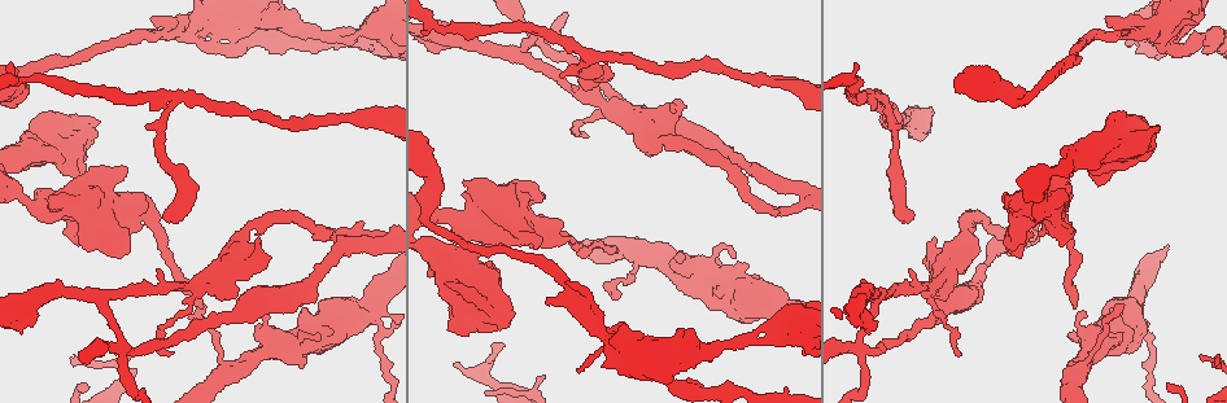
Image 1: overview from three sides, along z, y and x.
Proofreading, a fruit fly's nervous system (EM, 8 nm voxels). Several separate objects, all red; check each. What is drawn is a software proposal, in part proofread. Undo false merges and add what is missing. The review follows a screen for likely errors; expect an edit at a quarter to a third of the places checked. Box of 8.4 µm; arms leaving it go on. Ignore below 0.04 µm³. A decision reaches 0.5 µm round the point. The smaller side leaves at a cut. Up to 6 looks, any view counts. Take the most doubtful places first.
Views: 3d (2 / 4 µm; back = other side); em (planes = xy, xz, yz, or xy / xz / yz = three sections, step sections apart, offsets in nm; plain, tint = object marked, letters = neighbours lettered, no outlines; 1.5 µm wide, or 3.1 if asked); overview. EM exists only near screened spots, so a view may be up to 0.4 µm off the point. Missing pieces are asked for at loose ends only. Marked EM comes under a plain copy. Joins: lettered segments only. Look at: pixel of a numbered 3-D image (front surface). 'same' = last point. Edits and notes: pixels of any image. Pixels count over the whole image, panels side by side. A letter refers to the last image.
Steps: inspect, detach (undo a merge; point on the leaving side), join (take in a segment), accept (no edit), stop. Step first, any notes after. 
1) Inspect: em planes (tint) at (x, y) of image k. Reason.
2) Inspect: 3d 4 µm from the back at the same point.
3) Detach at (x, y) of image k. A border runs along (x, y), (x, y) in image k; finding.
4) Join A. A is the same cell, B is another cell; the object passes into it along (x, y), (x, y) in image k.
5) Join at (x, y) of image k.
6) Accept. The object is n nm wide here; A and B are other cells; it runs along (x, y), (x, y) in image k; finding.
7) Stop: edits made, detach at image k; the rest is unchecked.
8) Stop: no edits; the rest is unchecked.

Inspect: em planes (letters) at (1158, 51) of image 1. An open end.

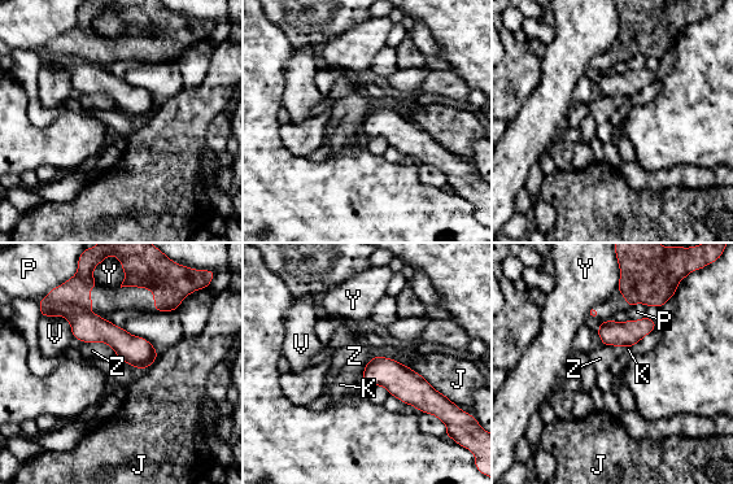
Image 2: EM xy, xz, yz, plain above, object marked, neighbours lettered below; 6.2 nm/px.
Detach at (74, 293) of image 2. J, K, P, V, Y and Z are other cells; a border runs along (62, 309), (90, 312) in image 2; two cells meet here.

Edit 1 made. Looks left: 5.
Inspect: 3d 2 µm from the back at (47, 207) of image 1. An open end.

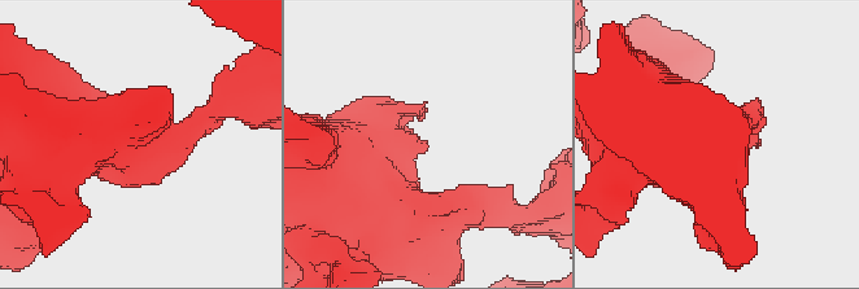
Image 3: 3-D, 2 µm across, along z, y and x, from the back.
Inspect: em planes (letters) at (760, 144) of image 3.

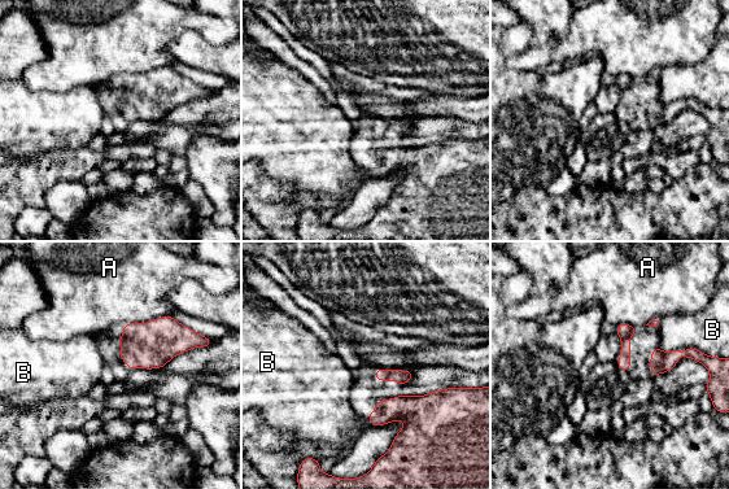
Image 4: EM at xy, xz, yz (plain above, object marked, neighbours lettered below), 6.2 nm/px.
Accept. A and B are other cells; a border runs along (659, 346), (666, 352), (677, 349) in image 4; none of them fits.

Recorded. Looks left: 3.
Inspect: 3d 4 µm at (882, 94) of image 1. Two arms in line, one across.

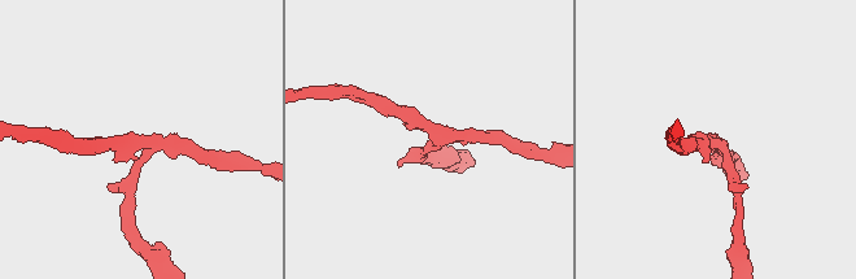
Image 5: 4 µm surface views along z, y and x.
Inspect: em xz step 8 (tint) at (154, 143) of image 5. 3 arms meet here; the arms are 160, 180, 200 nm wide; shape alone is not enough.

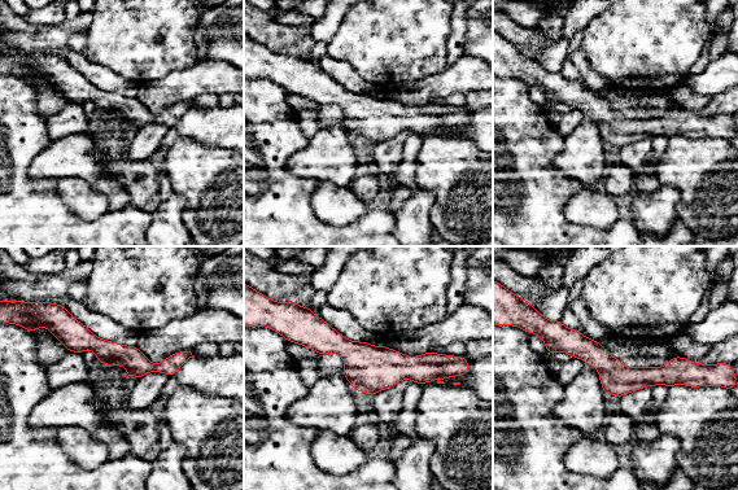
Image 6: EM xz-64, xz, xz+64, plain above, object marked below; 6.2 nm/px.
Inspect: em planes (letters) at the same point.

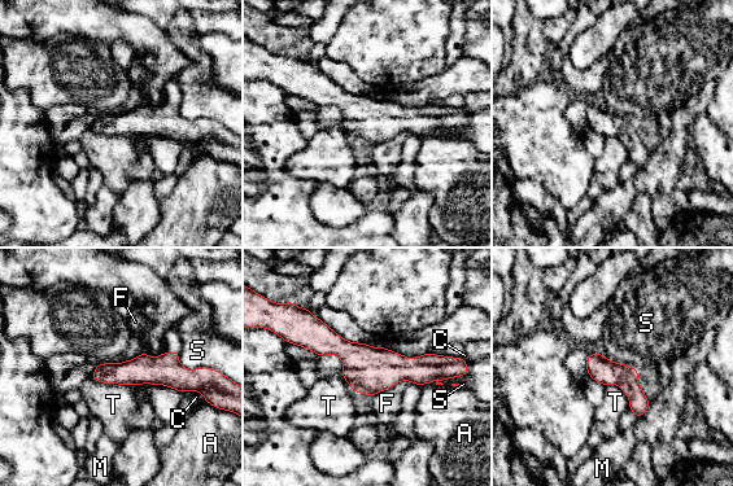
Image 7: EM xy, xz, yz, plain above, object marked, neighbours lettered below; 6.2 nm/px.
Accept. A, C, F, M, S and T are other cells; it runs along (308, 345), (458, 366) in image 7; one cell here.

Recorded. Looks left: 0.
Stop: edits made, detach at image 2; the rest is unchecked.

